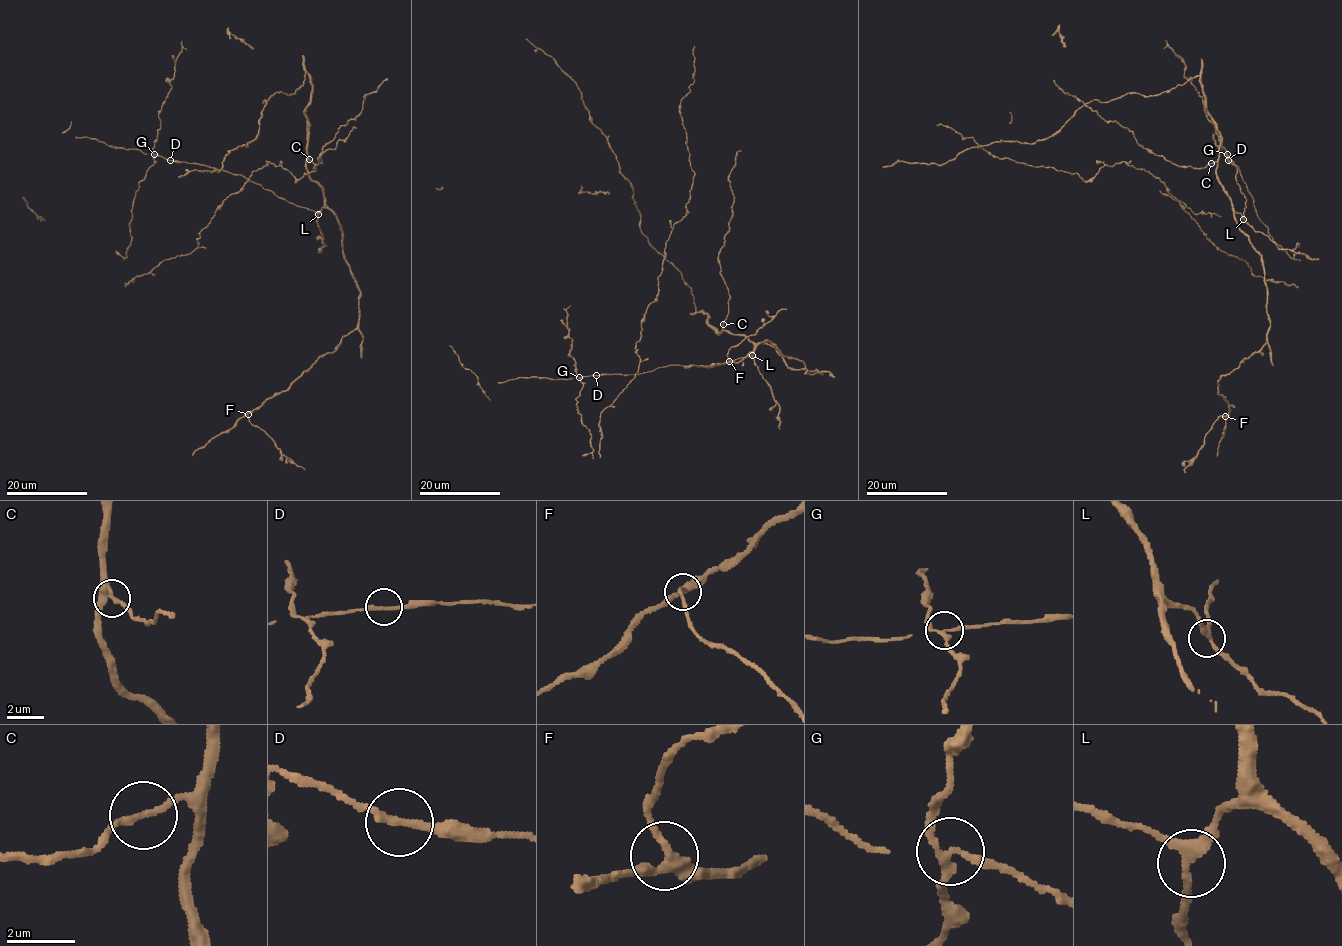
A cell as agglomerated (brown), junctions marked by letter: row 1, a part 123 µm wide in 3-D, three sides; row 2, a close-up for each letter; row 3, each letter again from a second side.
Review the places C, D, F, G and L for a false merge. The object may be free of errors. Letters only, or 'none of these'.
G

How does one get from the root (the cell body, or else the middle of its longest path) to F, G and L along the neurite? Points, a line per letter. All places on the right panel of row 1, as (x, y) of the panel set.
F: (1236, 167), (1246, 207), (1235, 219), (1261, 256), (1270, 329), (1263, 348), (1219, 380), (1225, 416)
G: (1236, 167), (1228, 163), (1226, 154)
L: (1236, 167), (1235, 179), (1246, 200), (1243, 219)

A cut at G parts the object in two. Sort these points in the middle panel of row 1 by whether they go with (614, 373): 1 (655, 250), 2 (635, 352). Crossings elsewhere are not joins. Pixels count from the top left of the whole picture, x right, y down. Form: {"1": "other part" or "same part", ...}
{"1": "same part", "2": "other part"}

